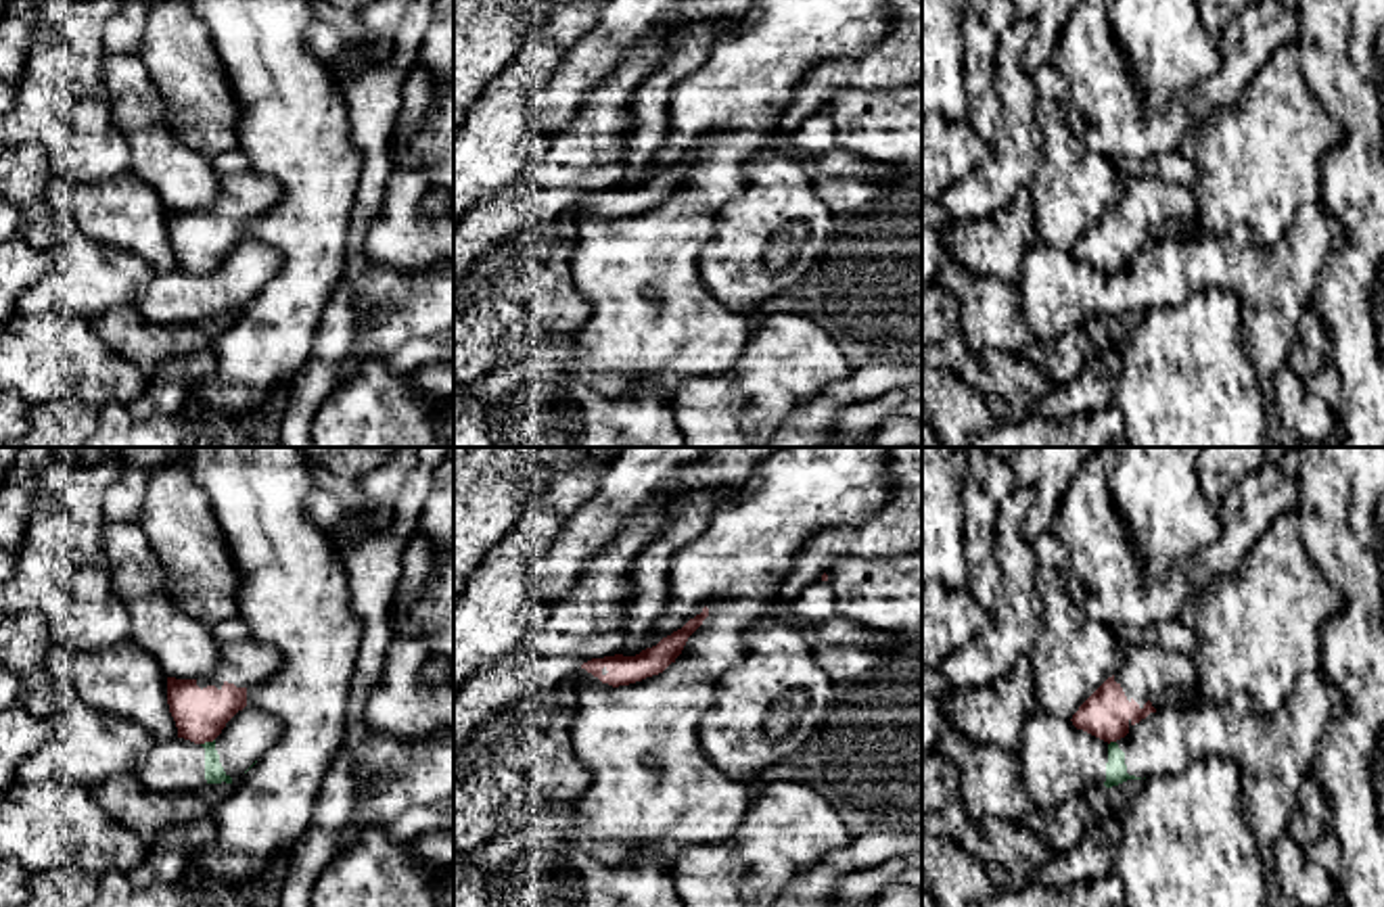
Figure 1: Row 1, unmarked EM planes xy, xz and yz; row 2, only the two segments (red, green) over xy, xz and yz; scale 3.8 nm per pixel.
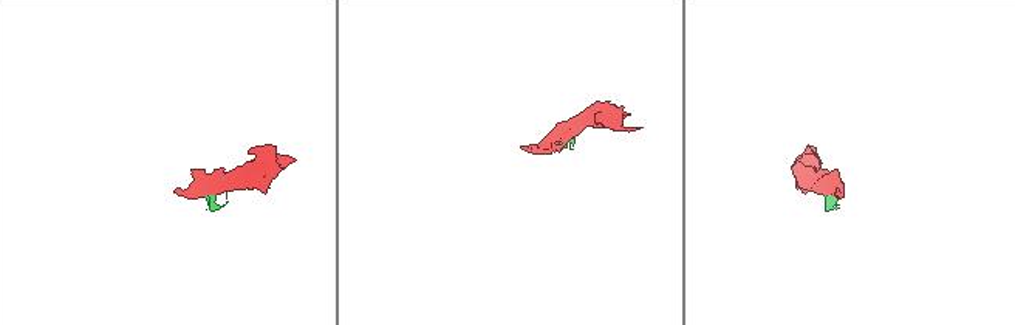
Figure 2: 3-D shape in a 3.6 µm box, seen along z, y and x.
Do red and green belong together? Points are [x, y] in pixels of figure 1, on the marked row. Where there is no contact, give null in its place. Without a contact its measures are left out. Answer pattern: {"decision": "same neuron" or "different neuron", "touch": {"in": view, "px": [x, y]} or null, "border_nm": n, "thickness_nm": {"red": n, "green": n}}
{"decision": "different neuron", "touch": {"in": "xy", "px": [208, 740]}, "border_nm": 60, "thickness_nm": {"red": 200, "green": 80}}

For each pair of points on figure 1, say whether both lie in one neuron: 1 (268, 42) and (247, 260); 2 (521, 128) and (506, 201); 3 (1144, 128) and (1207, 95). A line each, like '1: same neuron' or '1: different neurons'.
1: different neurons
2: different neurons
3: same neuron

